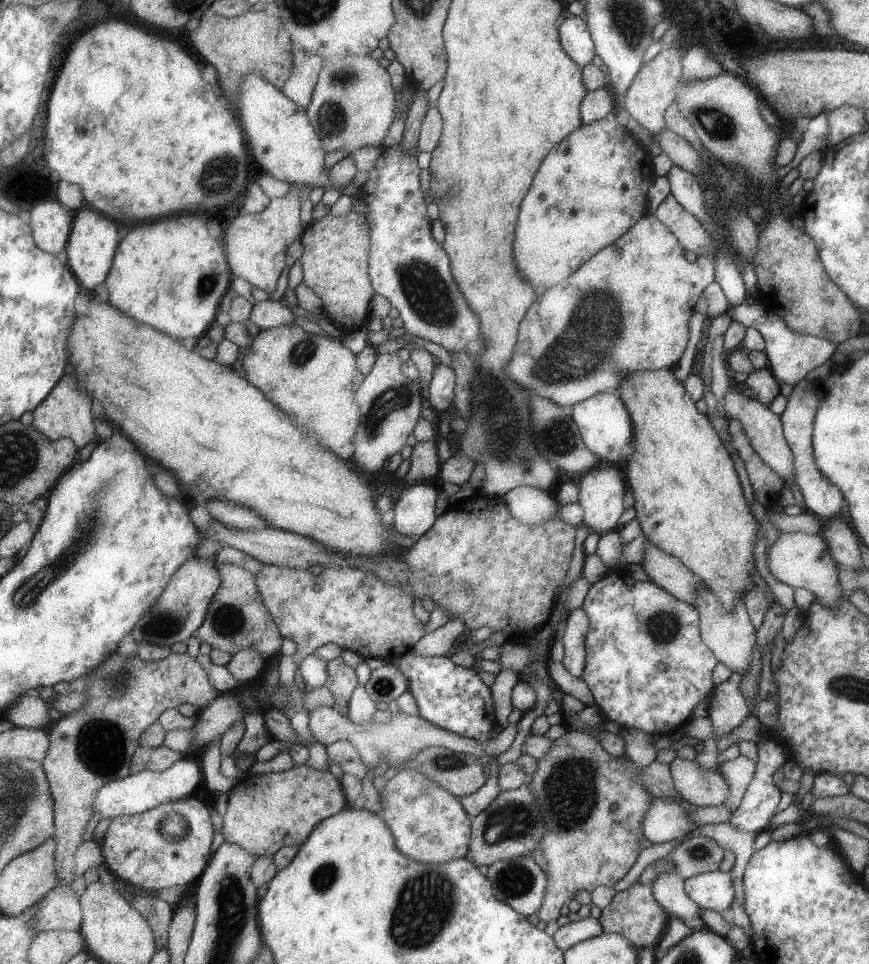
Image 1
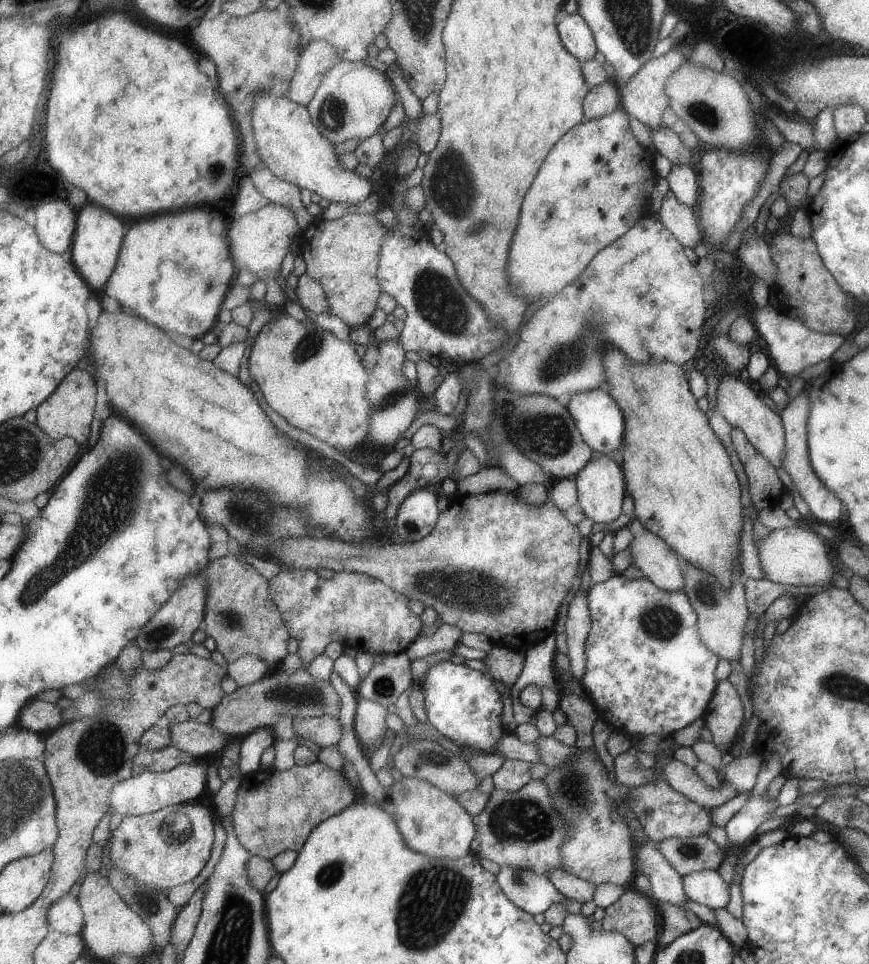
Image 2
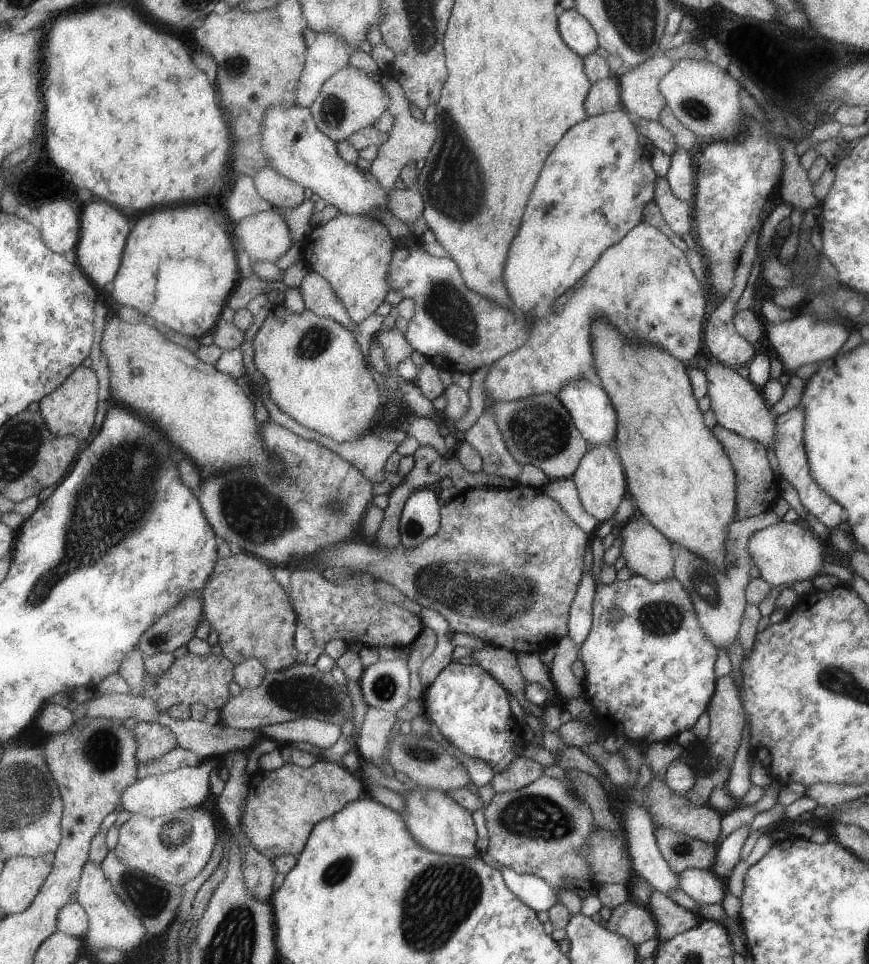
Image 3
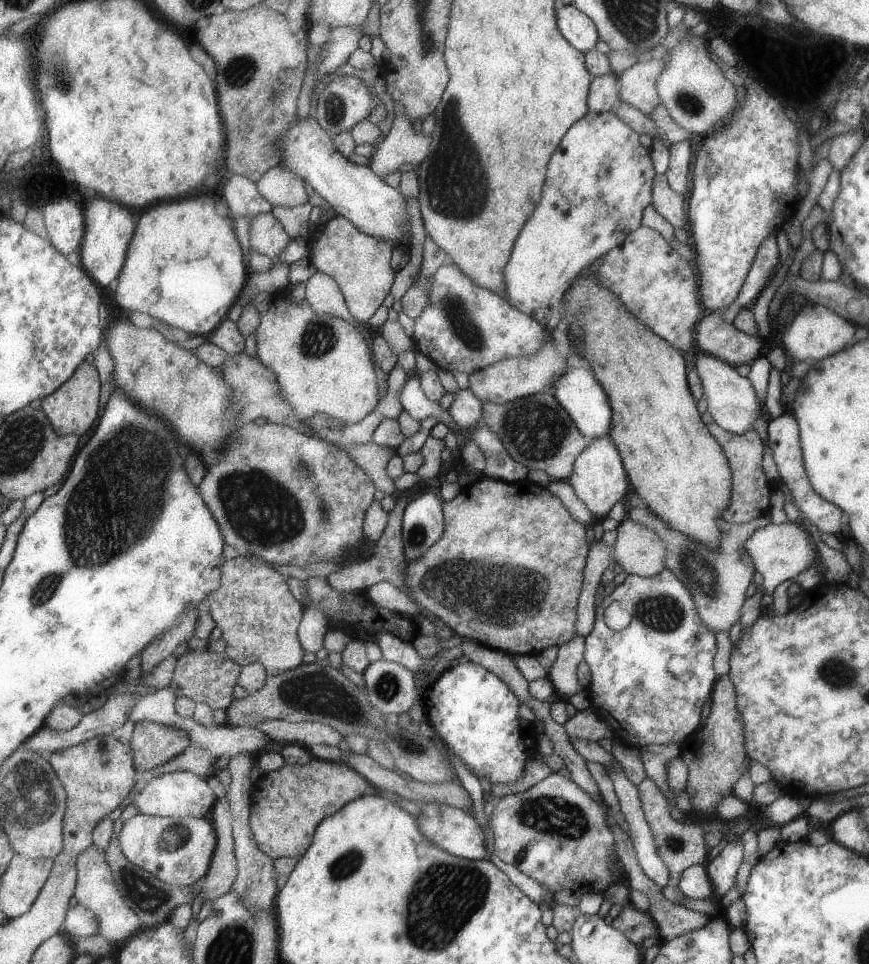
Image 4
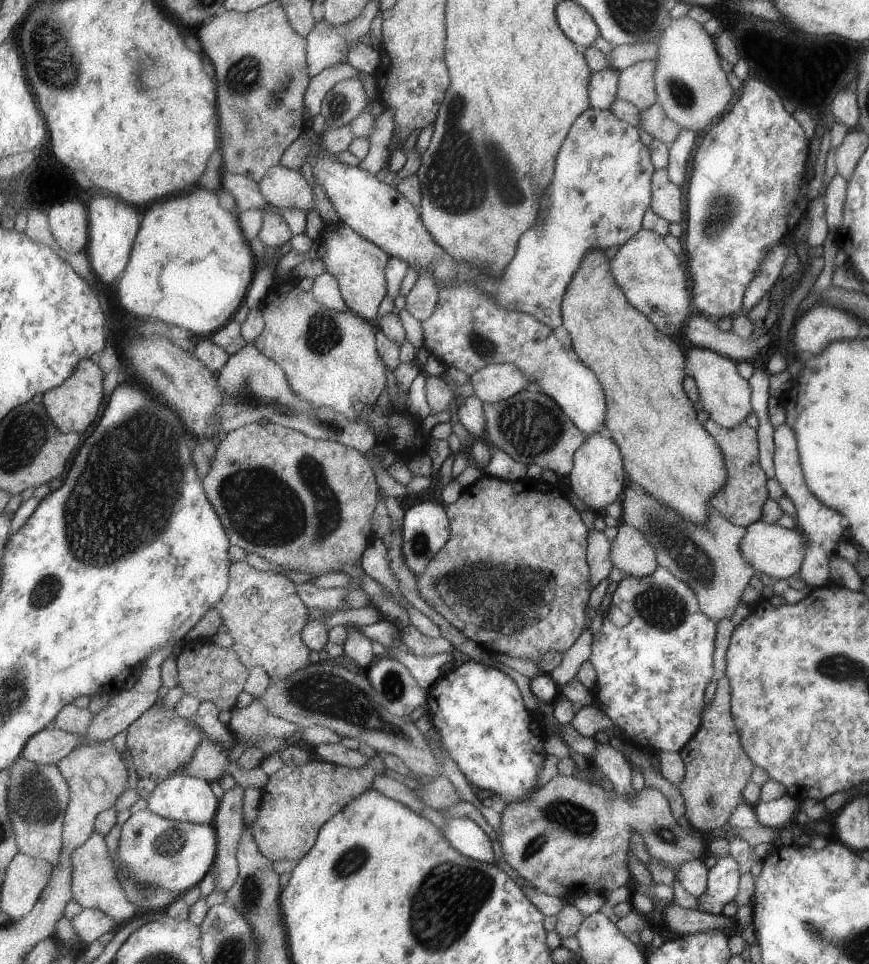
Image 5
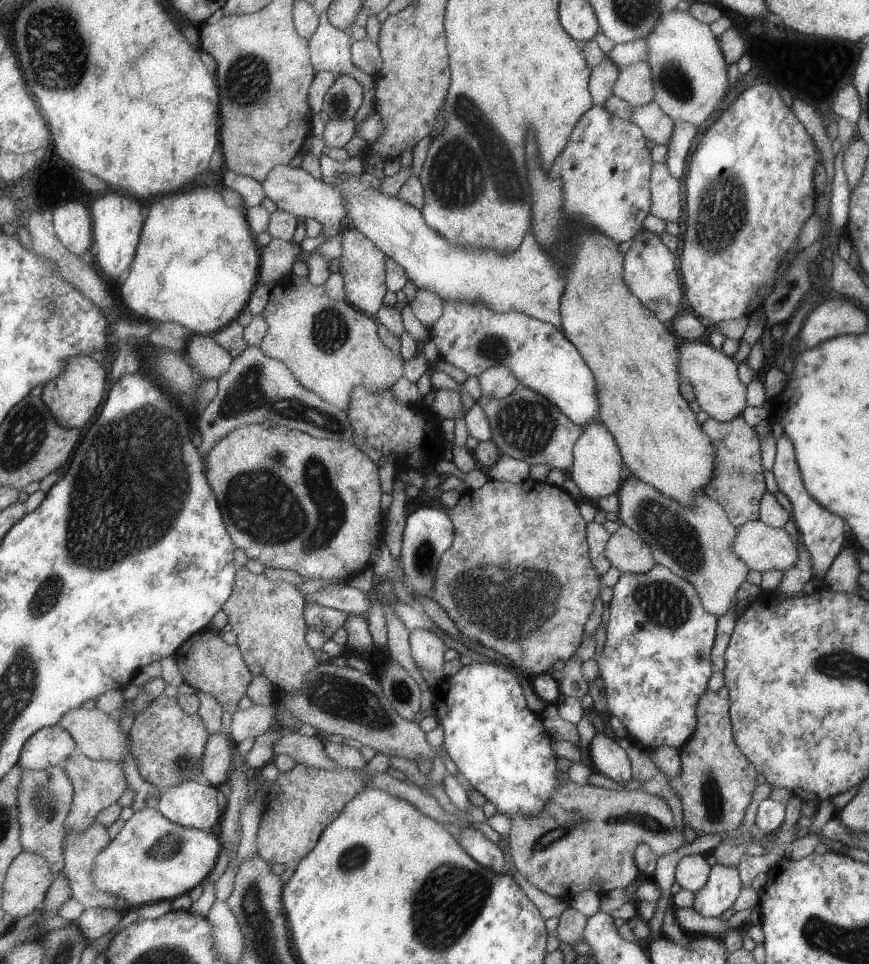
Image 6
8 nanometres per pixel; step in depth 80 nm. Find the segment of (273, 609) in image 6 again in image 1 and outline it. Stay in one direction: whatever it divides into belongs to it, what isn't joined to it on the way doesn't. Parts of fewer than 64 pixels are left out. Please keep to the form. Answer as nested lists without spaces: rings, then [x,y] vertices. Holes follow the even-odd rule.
[[[219,563],[216,567],[221,575],[221,586],[210,604],[205,622],[195,635],[212,648],[228,652],[231,656],[251,647],[257,649],[268,662],[273,656],[283,654],[285,638],[263,600],[256,574],[236,564]]]

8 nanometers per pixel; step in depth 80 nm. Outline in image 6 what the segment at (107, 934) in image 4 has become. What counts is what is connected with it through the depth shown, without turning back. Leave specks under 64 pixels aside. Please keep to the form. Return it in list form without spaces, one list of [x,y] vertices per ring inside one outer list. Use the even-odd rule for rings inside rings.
[[[99,820],[95,821],[92,827],[83,832],[76,833],[71,831],[66,835],[64,854],[66,861],[62,868],[68,876],[72,888],[72,896],[79,900],[83,906],[86,906],[87,909],[91,907],[105,907],[106,909],[115,909],[124,914],[129,912],[133,908],[133,905],[127,899],[101,890],[93,878],[96,858],[107,848],[107,845],[111,841],[108,827]]]

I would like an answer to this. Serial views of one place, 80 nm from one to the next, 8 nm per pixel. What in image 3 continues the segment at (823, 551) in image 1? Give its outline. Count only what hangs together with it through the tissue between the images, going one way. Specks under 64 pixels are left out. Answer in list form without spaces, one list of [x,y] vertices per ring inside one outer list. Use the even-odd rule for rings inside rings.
[[[778,522],[773,526],[760,529],[746,543],[747,553],[752,564],[757,567],[759,577],[769,586],[807,581],[821,568],[821,544],[819,540],[801,528],[799,524]]]

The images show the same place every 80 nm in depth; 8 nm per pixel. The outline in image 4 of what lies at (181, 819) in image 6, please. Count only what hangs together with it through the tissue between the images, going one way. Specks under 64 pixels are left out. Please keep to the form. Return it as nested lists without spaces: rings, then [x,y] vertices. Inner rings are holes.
[[[176,771],[163,774],[159,777],[149,780],[147,784],[137,786],[141,792],[135,794],[133,798],[133,806],[138,809],[138,812],[159,817],[179,817],[179,816],[195,816],[203,818],[214,808],[217,797],[214,789],[211,788],[210,777],[200,776],[195,772]]]

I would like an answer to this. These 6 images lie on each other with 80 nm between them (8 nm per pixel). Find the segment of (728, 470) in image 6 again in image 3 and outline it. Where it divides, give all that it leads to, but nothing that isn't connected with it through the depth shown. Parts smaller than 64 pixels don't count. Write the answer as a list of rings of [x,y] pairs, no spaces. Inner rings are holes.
[[[718,425],[714,426],[714,430],[715,437],[722,442],[723,449],[734,465],[735,476],[738,477],[738,511],[735,512],[735,519],[750,518],[763,510],[768,510],[777,496],[777,484],[775,484],[775,472],[767,462],[767,452],[763,450],[763,446],[758,441],[747,440]]]

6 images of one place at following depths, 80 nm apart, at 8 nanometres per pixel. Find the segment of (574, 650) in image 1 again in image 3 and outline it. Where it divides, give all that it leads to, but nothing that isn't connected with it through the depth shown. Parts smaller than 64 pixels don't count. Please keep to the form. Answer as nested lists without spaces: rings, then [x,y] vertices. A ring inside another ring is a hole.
[[[590,571],[583,574],[582,583],[579,584],[577,595],[571,604],[566,636],[577,648],[585,641],[592,626],[592,603],[596,583],[591,575]]]

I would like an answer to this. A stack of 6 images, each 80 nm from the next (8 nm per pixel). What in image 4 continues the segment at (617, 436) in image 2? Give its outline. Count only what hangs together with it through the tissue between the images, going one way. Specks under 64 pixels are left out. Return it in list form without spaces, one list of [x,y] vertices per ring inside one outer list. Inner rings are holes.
[[[567,368],[567,372],[563,376],[559,376],[557,382],[553,382],[550,392],[552,396],[555,396],[559,405],[570,414],[579,433],[590,441],[597,440],[601,436],[608,437],[611,410],[609,410],[609,404],[607,404],[607,398],[603,394],[601,386],[597,384],[597,379],[591,376],[585,368]]]

